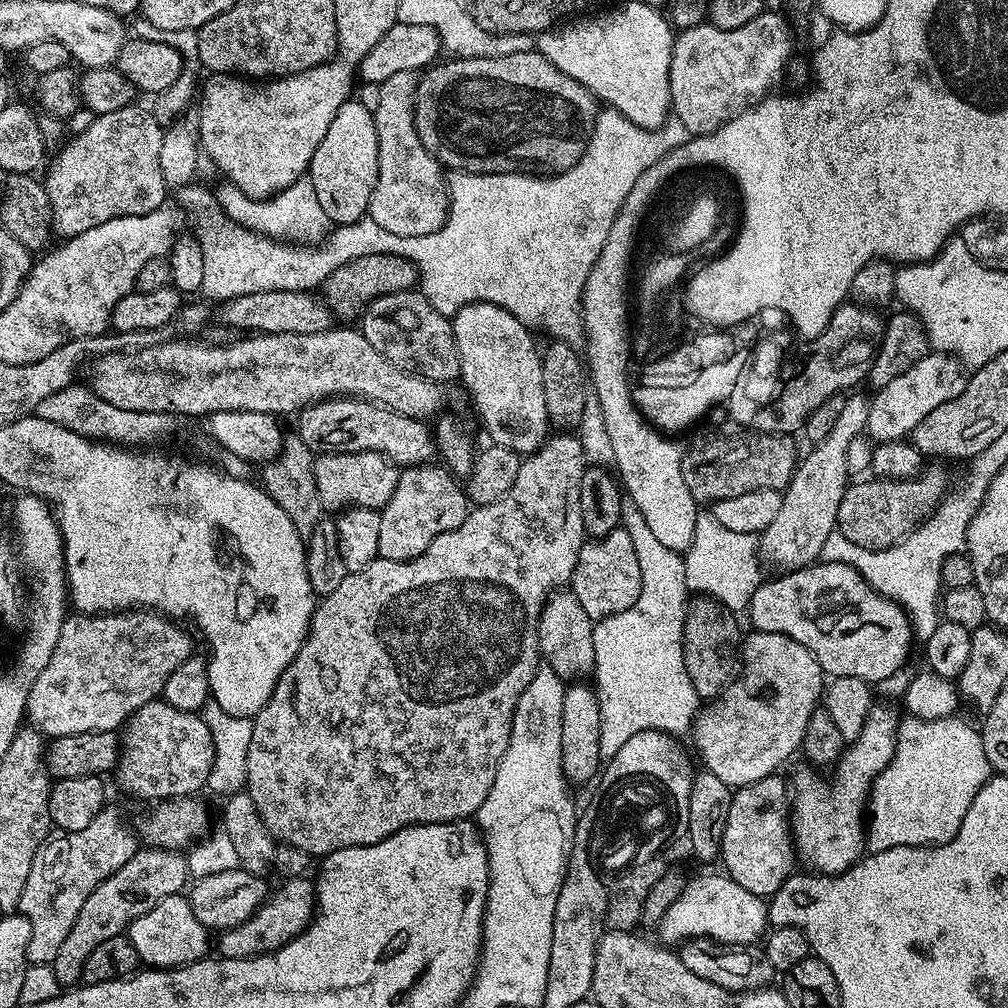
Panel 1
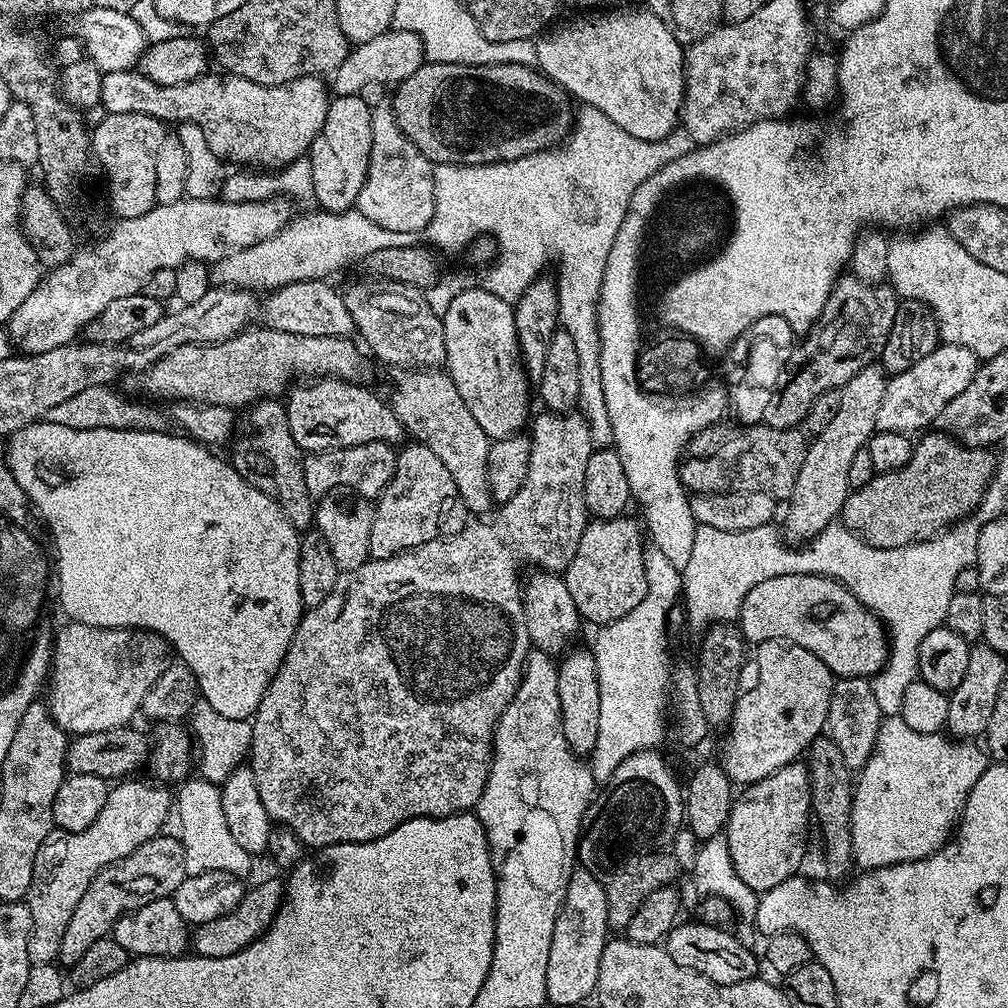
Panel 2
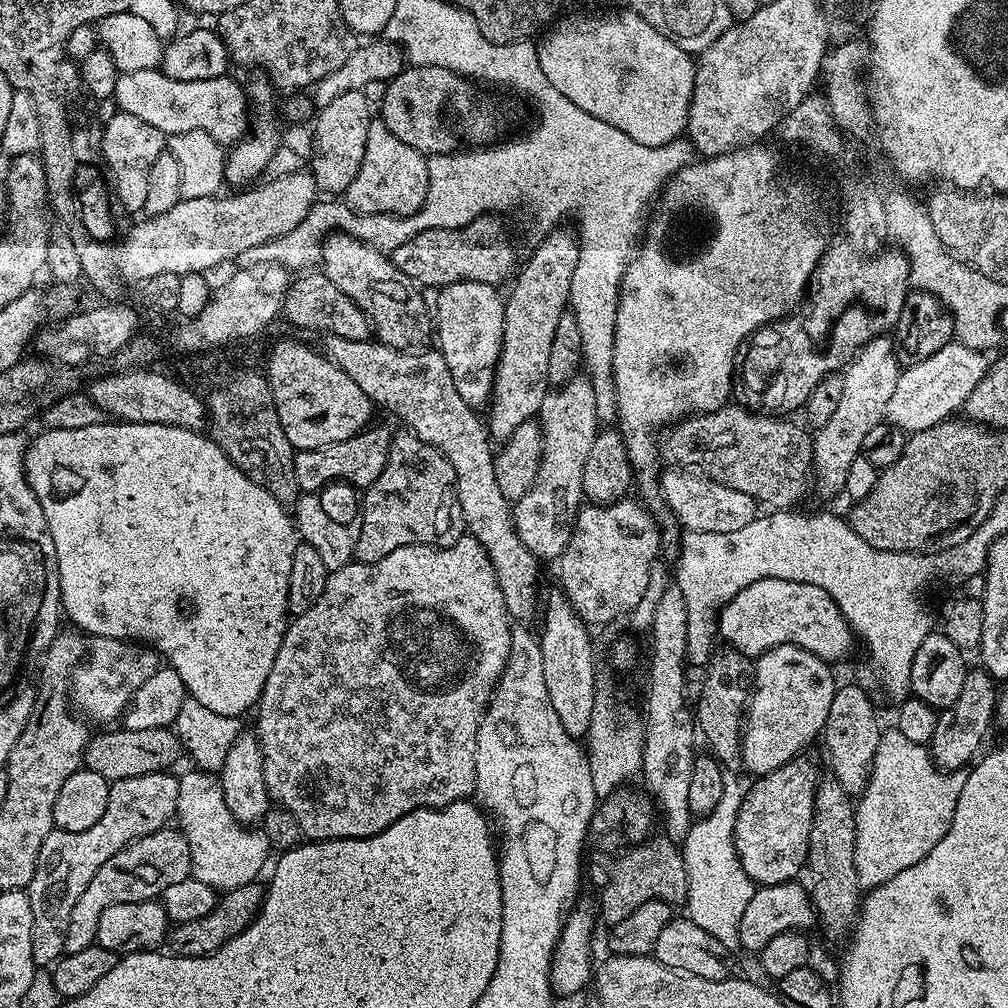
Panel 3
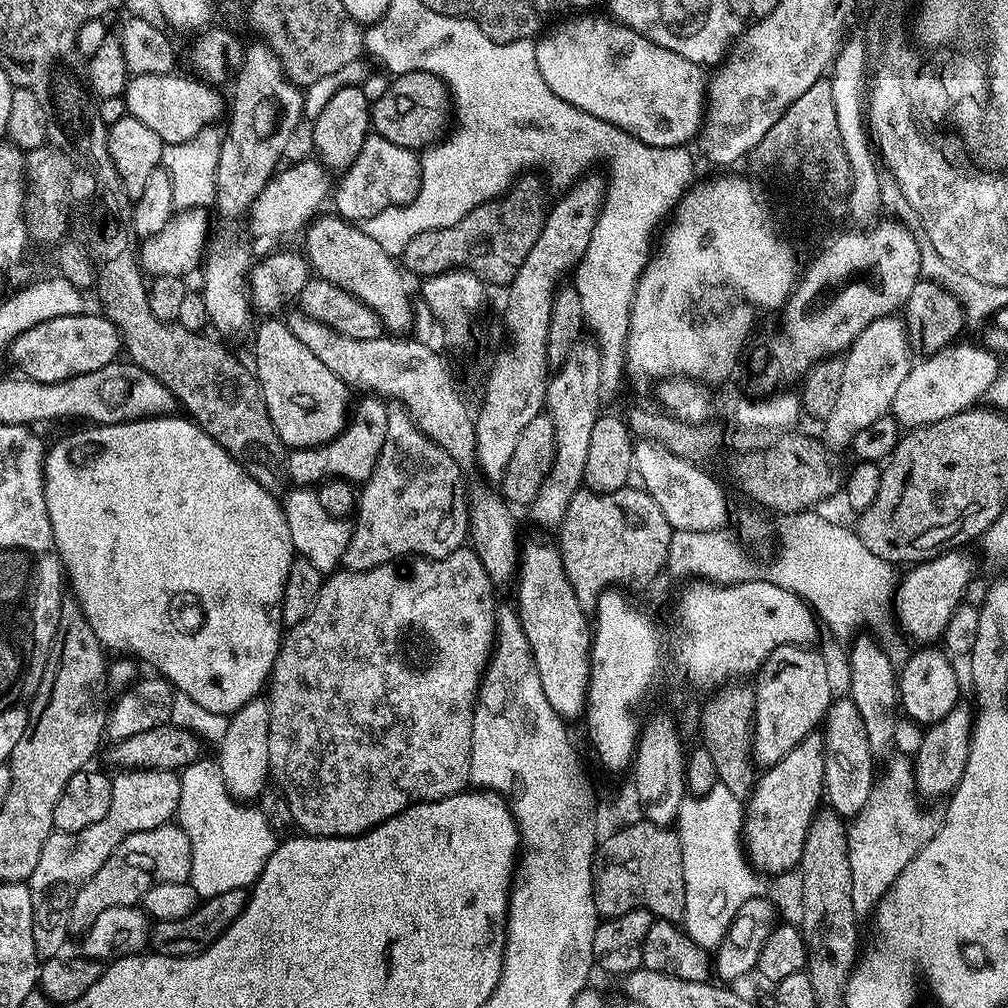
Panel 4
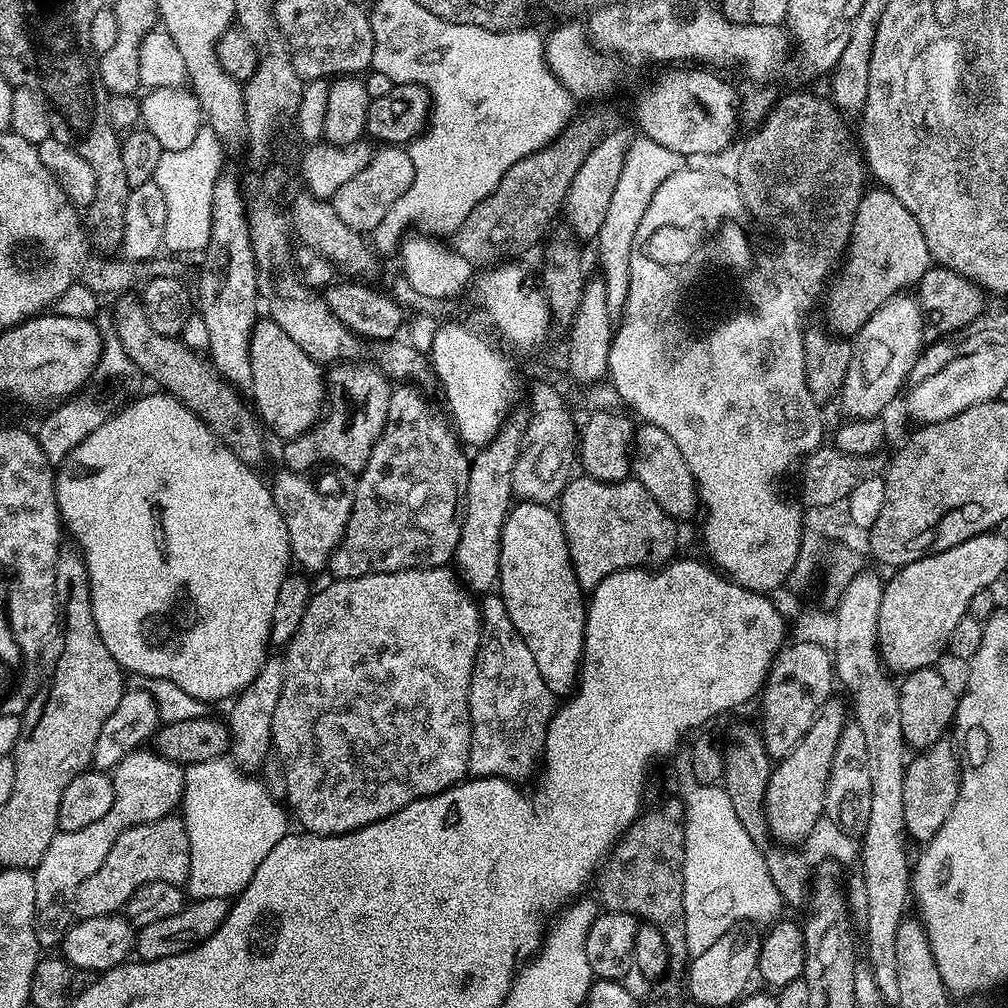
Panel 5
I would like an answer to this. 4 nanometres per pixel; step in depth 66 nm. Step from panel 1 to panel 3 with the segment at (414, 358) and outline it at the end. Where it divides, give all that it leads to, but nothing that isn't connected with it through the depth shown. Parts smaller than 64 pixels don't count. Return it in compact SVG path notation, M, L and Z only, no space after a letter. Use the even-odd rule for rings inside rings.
M336 234L323 245L319 267L324 276L330 278L330 282L334 282L334 286L338 286L338 290L342 290L342 294L346 294L346 298L353 300L363 310L375 339L379 340L381 344L391 348L416 350L423 345L420 343L427 336L429 339L434 324L430 319L429 305L428 308L424 305L425 293L407 276L402 275L385 253L378 251L377 248L370 247L368 244L363 244L360 240L355 240L353 236Z

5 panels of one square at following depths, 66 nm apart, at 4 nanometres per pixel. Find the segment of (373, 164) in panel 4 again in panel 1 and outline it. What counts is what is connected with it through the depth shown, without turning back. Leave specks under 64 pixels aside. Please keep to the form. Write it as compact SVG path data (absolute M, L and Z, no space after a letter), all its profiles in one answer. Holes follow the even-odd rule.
M395 79L380 83L378 110L375 112L378 130L378 182L370 194L367 215L382 230L402 238L418 238L418 234L434 234L448 217L448 185L446 172L422 146L412 118L413 97L396 88Z

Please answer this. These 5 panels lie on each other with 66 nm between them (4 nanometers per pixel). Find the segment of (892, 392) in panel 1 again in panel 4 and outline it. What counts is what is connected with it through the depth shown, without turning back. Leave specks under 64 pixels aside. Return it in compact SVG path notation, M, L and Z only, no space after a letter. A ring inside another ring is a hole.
M964 343L950 344L942 351L913 363L905 380L902 381L902 386L898 386L898 394L894 394L891 415L895 416L897 424L908 430L921 428L927 424L938 422L942 418L950 418L950 414L958 414L962 410L973 407L979 401L976 400L979 396L981 399L987 394L994 378L1000 373L1001 357L985 346L977 344L977 347L974 344Z

